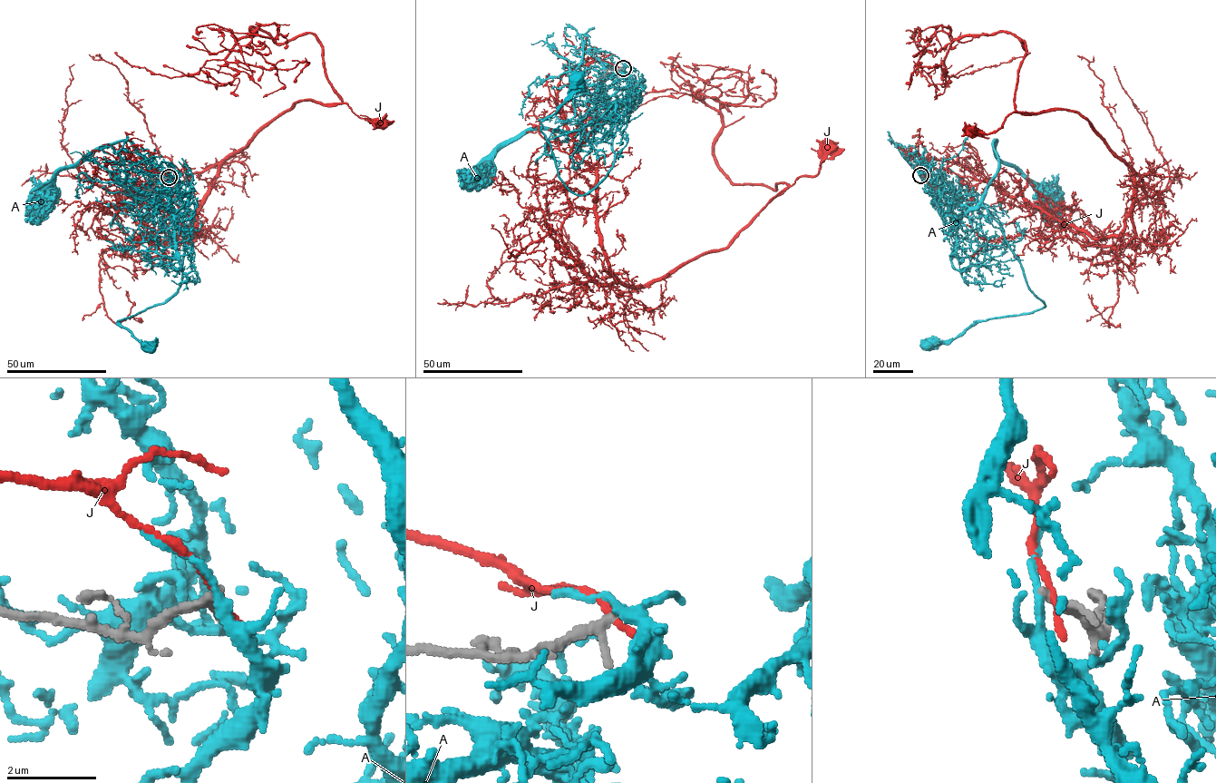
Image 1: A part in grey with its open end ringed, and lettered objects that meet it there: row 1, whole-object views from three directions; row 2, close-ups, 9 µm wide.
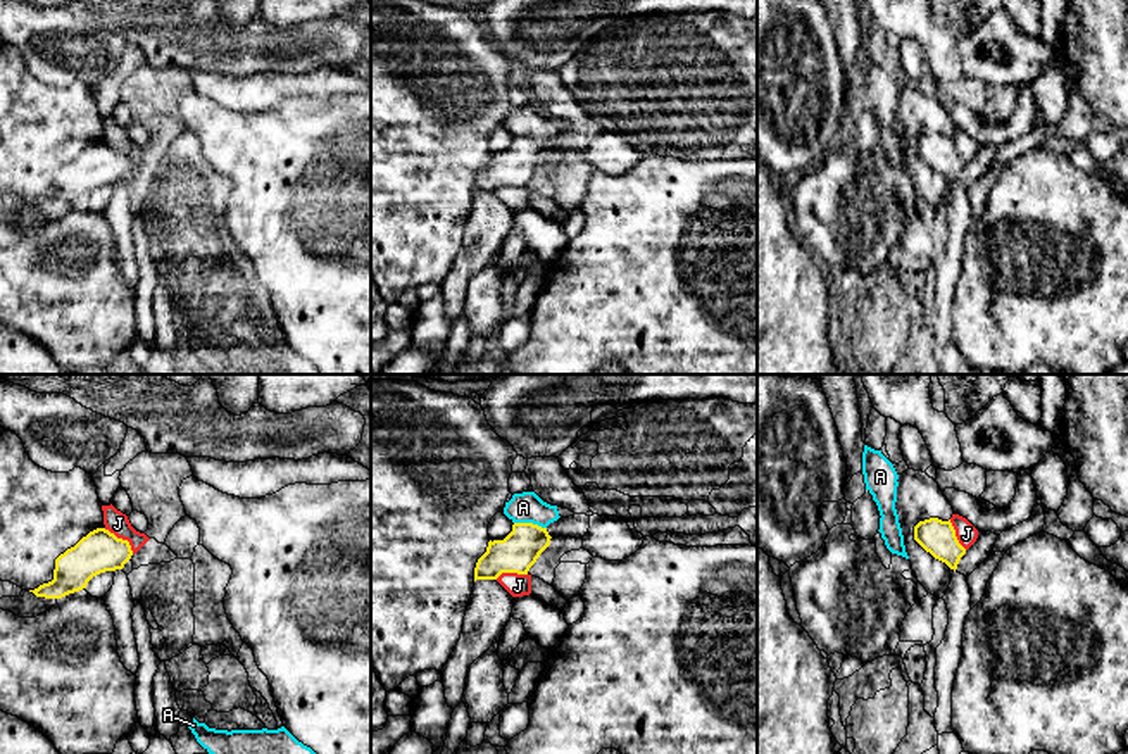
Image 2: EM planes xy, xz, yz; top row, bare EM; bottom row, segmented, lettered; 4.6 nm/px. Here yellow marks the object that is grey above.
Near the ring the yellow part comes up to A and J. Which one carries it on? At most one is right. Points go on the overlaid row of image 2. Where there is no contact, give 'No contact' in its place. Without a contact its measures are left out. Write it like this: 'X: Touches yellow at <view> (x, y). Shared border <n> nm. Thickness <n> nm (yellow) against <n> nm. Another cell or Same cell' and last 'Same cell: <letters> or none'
A: Touches yellow at xz (530, 523). Shared border 160 nm. Thickness 180 nm (yellow) against 140 nm. Another cell
J: Touches yellow at xy (121, 539). Shared border 180 nm. Thickness 200 nm (yellow) against 110 nm. Another cell
Same cell: none

